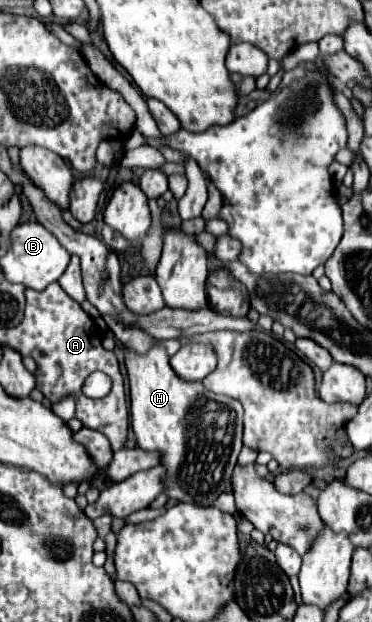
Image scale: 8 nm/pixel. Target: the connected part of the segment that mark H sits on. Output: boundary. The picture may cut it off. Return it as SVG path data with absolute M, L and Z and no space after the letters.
M160 343L152 345L144 355L140 355L140 353L136 353L136 351L128 349L128 347L124 347L124 365L126 365L128 381L130 381L130 425L132 425L132 431L134 431L134 435L136 435L136 441L138 441L138 445L140 445L142 449L146 449L146 451L160 451L160 453L162 453L162 465L168 469L164 493L166 493L168 497L180 499L180 501L184 501L184 503L196 503L196 505L206 505L206 507L212 505L212 501L214 501L220 493L224 493L224 491L230 487L232 469L234 469L236 457L238 457L238 453L240 453L240 449L242 449L242 413L244 413L244 411L242 411L242 407L240 407L240 401L234 401L232 397L226 397L226 395L216 395L216 393L208 391L202 383L186 383L184 379L180 379L180 377L172 371L172 367L170 367L170 357L168 353L166 353L166 349L164 349Z

